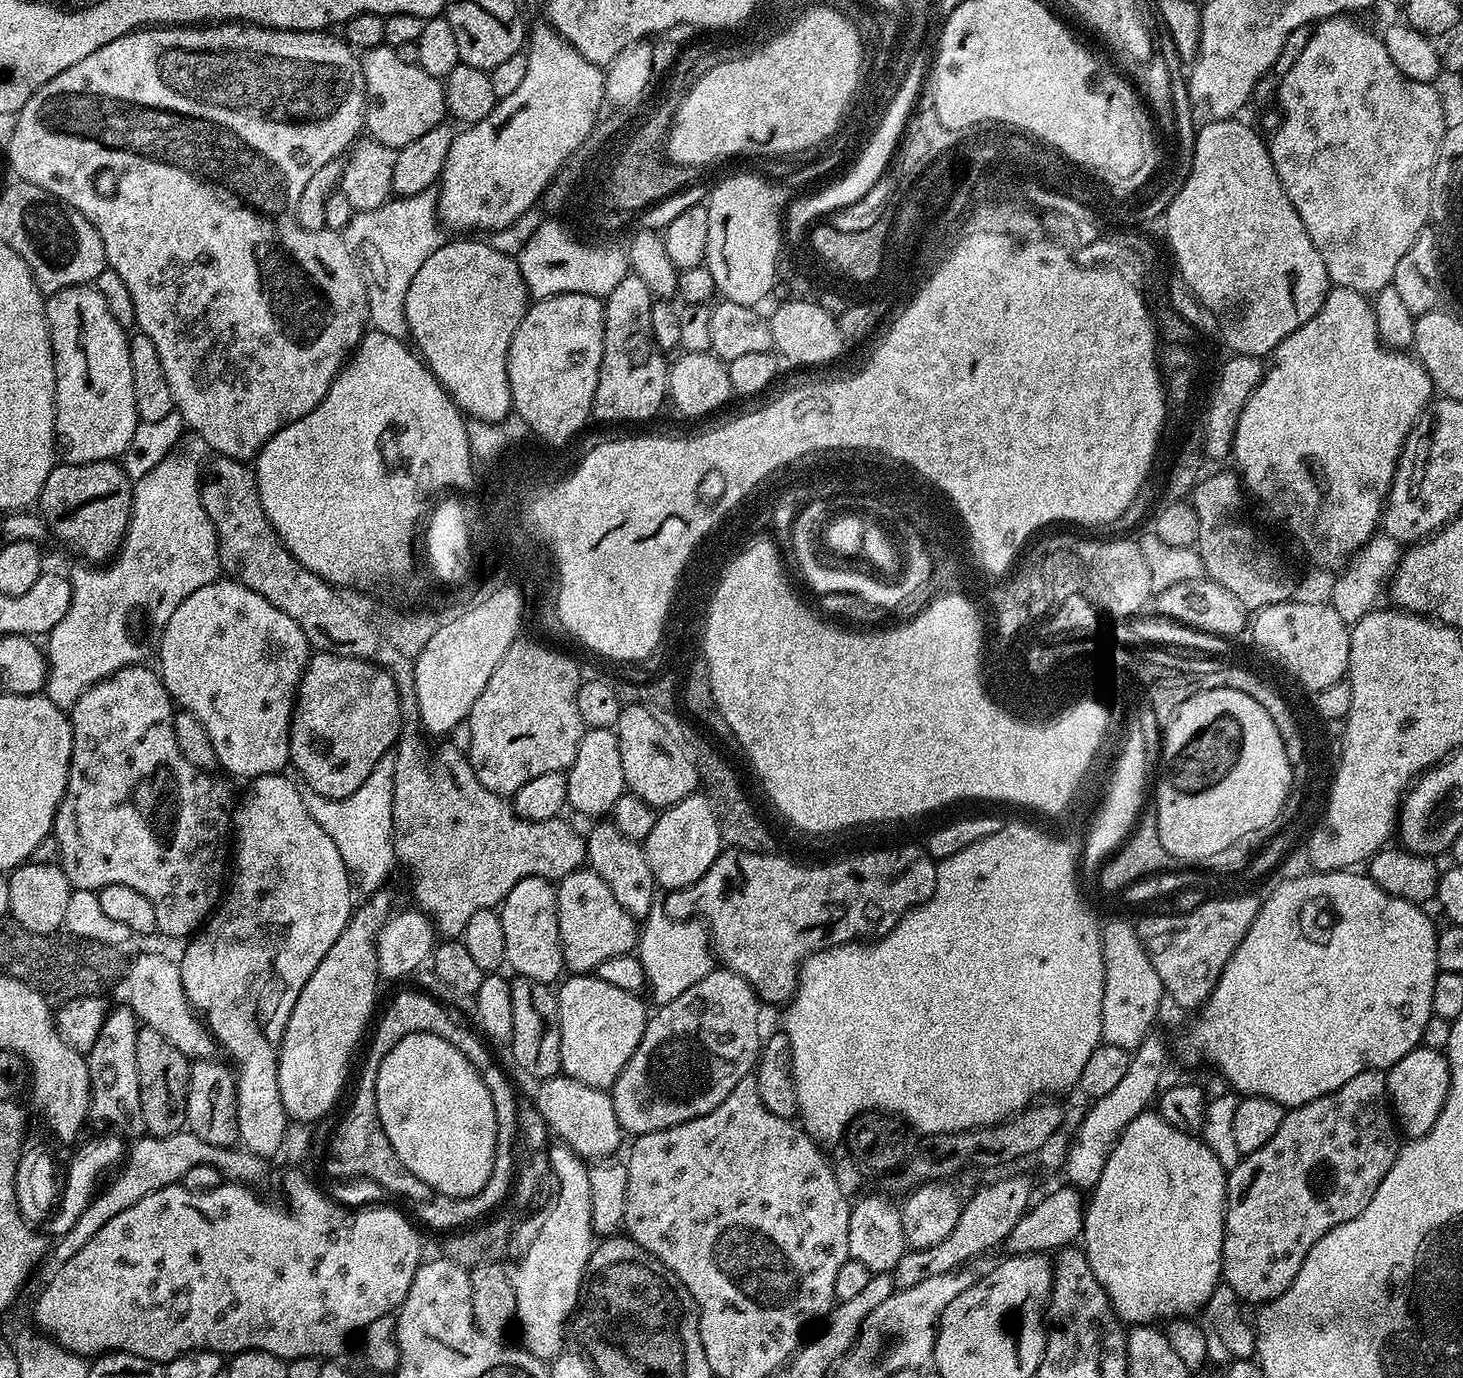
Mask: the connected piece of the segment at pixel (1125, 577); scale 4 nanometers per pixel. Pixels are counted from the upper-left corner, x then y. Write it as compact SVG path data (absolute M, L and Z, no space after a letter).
M1104 540L1101 544L1091 542L1082 550L1083 560L1087 561L1088 572L1096 585L1096 597L1101 609L1105 608L1112 616L1132 616L1143 613L1144 603L1149 603L1154 589L1146 558L1142 558L1139 543L1133 540Z

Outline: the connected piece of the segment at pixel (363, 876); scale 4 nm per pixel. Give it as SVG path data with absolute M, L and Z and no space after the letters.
M395 751L387 754L374 766L370 778L341 800L331 800L319 796L311 790L304 792L304 801L318 826L334 838L334 846L338 846L338 854L342 854L342 862L349 873L358 881L358 888L364 894L381 891L385 887L384 879L392 872L392 864L397 863L392 850L392 803L394 802L394 762Z

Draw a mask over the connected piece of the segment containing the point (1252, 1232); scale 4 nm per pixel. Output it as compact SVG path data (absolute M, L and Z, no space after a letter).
M1369 1070L1358 1074L1354 1078L1350 1078L1350 1082L1338 1086L1338 1090L1334 1090L1314 1102L1304 1104L1300 1108L1289 1108L1285 1111L1282 1126L1278 1126L1274 1138L1270 1138L1270 1142L1266 1142L1266 1146L1262 1146L1262 1150L1254 1150L1249 1156L1241 1158L1238 1164L1227 1173L1228 1197L1224 1203L1222 1280L1223 1283L1231 1286L1232 1295L1236 1297L1237 1301L1243 1302L1245 1305L1248 1303L1263 1306L1277 1300L1298 1274L1298 1270L1302 1266L1306 1254L1310 1254L1314 1242L1318 1242L1318 1238L1322 1238L1330 1230L1334 1230L1334 1226L1342 1226L1342 1222L1350 1222L1350 1218L1358 1218L1358 1214L1362 1214L1362 1210L1366 1210L1366 1206L1370 1206L1370 1198L1374 1198L1374 1190L1378 1190L1382 1178L1386 1178L1390 1166L1394 1166L1396 1161L1398 1151L1396 1136L1398 1137L1398 1128L1390 1111L1388 1081L1385 1073L1380 1070Z

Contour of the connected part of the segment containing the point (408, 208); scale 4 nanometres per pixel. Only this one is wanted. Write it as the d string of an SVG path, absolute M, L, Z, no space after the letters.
M432 190L389 198L376 209L356 212L342 231L343 242L362 274L368 318L377 332L401 338L408 336L404 310L406 290L422 262L446 243L445 229L436 215L436 198L437 193Z

